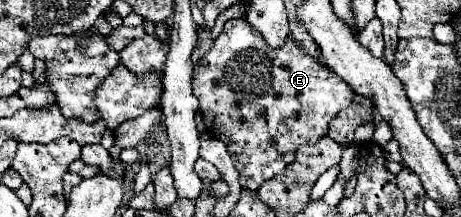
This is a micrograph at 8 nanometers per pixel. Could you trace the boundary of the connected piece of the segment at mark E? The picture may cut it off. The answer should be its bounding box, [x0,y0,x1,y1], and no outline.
[193,19,355,191]

